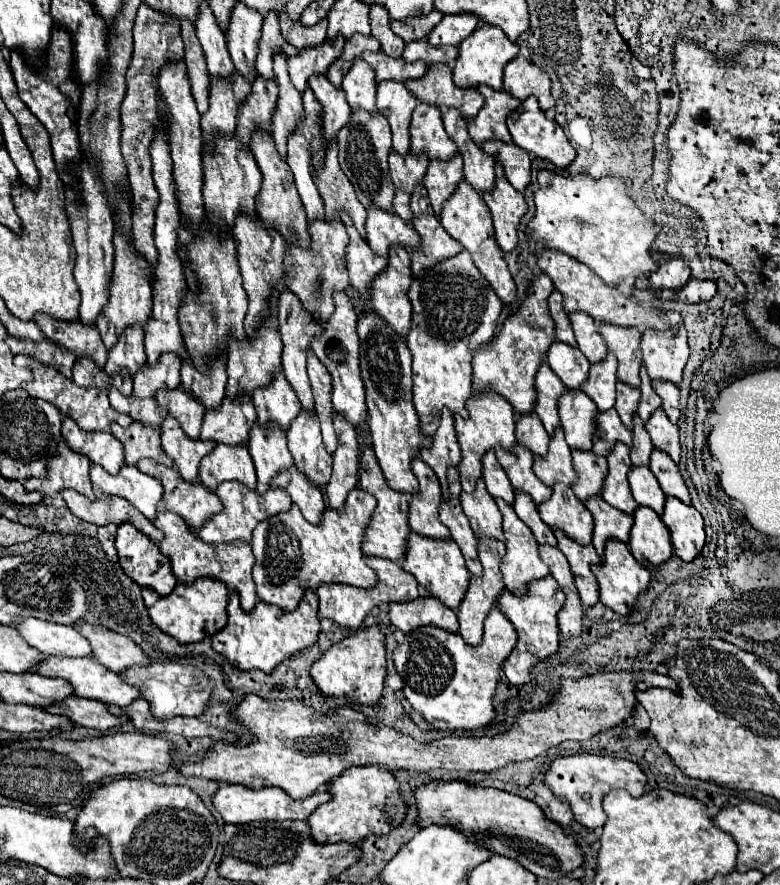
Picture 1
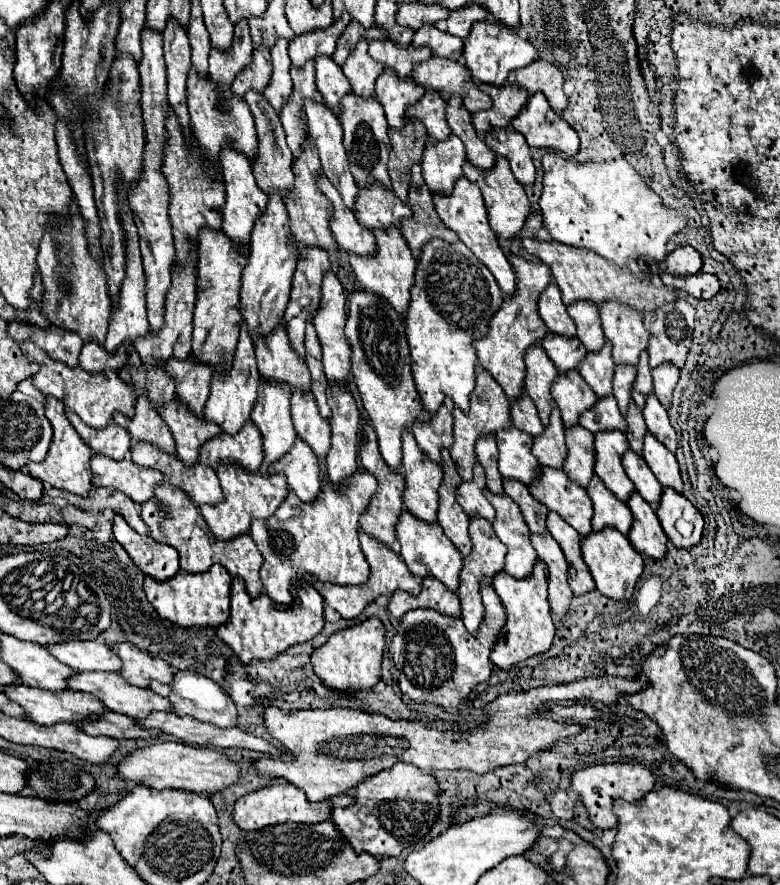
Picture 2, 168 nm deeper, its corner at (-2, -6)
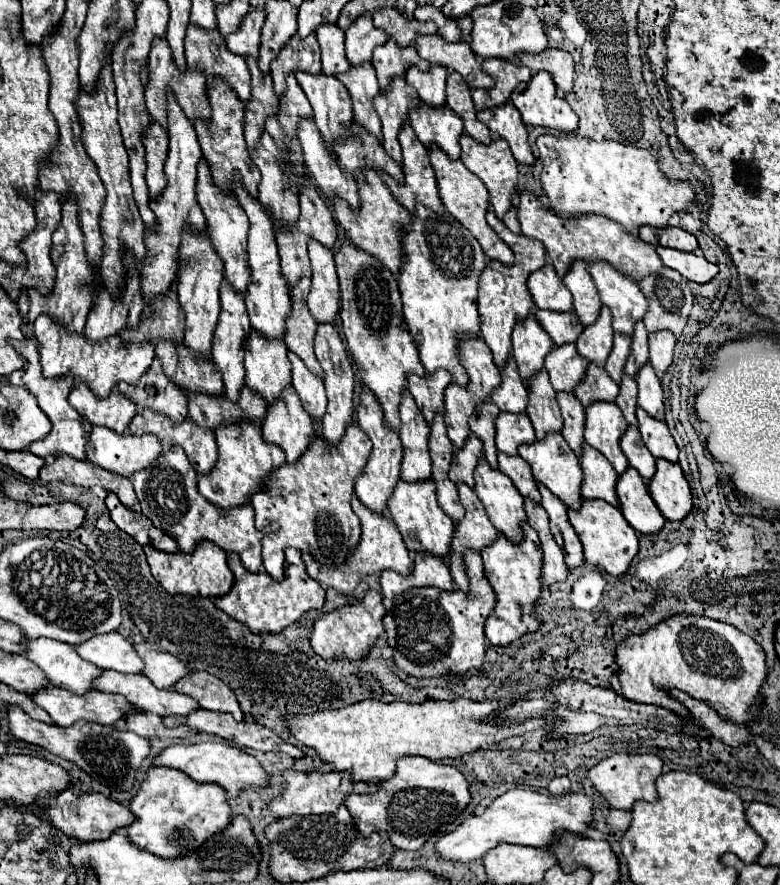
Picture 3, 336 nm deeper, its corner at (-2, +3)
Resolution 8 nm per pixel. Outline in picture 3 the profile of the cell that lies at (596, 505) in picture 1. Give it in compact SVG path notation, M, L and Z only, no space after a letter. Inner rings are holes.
M584 443L584 455L580 459L580 465L584 471L582 497L584 499L602 499L614 507L620 507L618 495L616 495L618 473L608 463L608 459L602 453L598 453L594 447Z

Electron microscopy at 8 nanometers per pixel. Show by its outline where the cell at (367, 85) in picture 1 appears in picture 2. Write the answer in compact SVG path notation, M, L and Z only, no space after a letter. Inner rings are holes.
M360 40L346 58L342 70L352 84L352 92L362 98L370 98L374 96L374 82L382 74L384 64L372 60L368 54L368 42Z

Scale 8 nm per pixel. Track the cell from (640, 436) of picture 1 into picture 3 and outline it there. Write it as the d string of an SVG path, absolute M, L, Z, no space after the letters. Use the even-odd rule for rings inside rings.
M622 375L622 385L620 385L620 395L616 397L616 405L620 407L624 419L628 425L638 427L636 421L636 407L638 407L638 385L632 377Z

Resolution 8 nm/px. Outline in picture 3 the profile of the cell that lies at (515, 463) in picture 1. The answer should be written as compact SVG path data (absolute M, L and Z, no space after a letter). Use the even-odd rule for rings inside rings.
M500 413L496 419L496 447L506 455L518 455L518 447L534 443L534 427L526 413Z

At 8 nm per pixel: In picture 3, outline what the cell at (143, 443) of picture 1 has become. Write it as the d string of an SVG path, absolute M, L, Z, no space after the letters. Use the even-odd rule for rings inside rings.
M154 359L152 367L142 375L136 387L118 383L118 391L136 405L136 411L152 409L166 415L174 423L182 423L188 417L188 397L180 387L164 377L158 359Z

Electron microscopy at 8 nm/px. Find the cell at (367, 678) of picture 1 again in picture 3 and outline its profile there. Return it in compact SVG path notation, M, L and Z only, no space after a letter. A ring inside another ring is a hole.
M368 591L362 603L340 607L316 619L310 645L314 653L320 655L322 659L350 659L350 661L364 659L368 651L376 645L378 637L384 633L384 623L382 623L384 615L386 615L386 609L382 605L382 593Z

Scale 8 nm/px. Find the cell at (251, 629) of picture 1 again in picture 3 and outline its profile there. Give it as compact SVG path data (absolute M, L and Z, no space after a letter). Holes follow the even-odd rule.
M286 549L286 569L284 581L276 583L268 573L250 573L244 569L238 555L228 555L228 567L234 573L232 589L216 599L216 607L226 611L232 619L244 623L254 633L276 633L286 629L290 623L298 623L310 609L322 609L324 589L308 577L302 555L298 549Z

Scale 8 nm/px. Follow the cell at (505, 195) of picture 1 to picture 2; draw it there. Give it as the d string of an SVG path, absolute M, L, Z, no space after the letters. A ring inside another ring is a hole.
M496 156L496 162L492 166L492 170L480 170L476 166L472 166L468 160L464 164L464 176L478 184L478 188L482 190L482 196L484 196L484 202L486 202L486 208L488 208L488 218L490 218L490 226L494 230L494 234L498 236L500 242L504 240L510 240L516 236L516 232L524 226L524 220L530 212L530 202L526 198L526 192L522 188L522 184L514 178L512 170L510 170L510 164L504 156Z

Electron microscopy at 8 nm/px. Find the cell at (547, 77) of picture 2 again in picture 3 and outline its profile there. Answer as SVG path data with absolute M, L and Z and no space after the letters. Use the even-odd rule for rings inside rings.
M546 49L538 55L518 53L510 61L518 67L528 67L532 73L538 73L538 71L550 73L558 91L564 95L572 91L572 75L574 75L572 55L562 49Z

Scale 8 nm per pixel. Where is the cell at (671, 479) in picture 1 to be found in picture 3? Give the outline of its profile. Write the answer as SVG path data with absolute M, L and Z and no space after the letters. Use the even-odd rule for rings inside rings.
M636 409L636 417L638 417L638 429L642 433L642 439L646 443L646 447L650 449L650 453L656 459L666 459L670 463L678 463L678 447L666 427L664 421L652 419L644 409Z

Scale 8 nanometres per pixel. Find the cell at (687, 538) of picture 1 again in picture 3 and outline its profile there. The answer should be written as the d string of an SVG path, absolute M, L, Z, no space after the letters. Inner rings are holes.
M658 459L656 475L652 477L648 491L668 521L684 521L694 507L688 481L676 463Z

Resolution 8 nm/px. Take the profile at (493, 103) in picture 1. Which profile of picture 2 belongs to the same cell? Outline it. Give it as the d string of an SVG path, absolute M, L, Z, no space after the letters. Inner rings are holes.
M480 82L478 88L486 90L494 100L494 106L490 110L482 110L472 116L478 136L484 136L484 132L488 132L490 128L506 128L510 120L520 112L522 104L526 104L528 100L528 92L518 84L492 86L492 84Z

